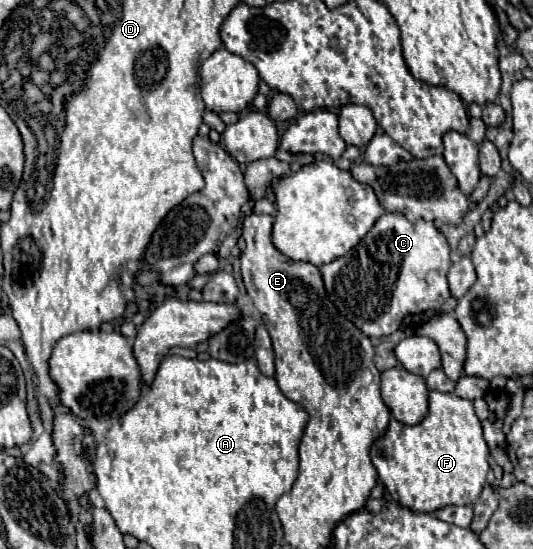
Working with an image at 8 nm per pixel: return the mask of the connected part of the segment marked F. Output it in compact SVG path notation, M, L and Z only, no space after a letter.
M433 390L425 420L415 426L391 420L385 434L371 446L371 462L395 502L417 514L431 514L445 506L467 506L477 500L489 472L489 448L473 402Z

